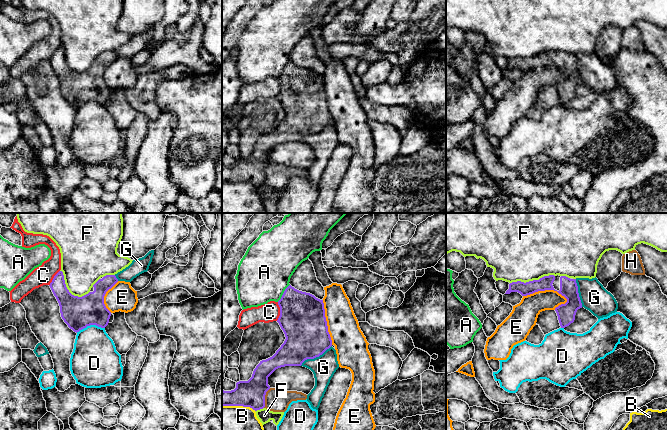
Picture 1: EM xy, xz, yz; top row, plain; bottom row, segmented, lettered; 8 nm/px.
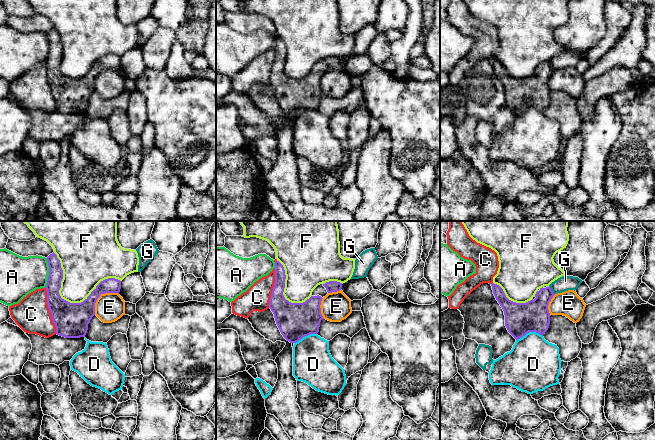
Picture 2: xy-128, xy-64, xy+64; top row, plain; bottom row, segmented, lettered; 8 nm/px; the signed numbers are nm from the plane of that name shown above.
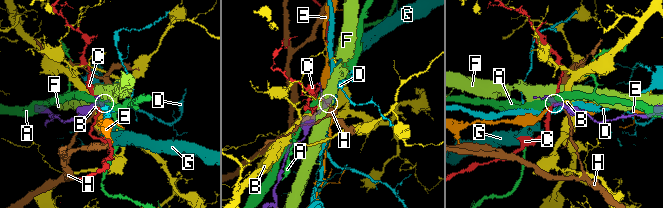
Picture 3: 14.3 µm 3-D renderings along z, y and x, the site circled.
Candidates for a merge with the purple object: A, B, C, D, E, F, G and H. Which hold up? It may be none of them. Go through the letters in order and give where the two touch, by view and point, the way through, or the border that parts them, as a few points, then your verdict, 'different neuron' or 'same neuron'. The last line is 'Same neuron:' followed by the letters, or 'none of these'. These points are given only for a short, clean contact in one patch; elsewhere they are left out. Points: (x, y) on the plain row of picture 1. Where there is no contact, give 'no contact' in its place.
A: contact xz (283, 69); different neuron
B: contact xz (239, 181); different neuron
C: contact xz (280, 87); different neuron
D: contact xy (90, 100); border xy (104, 103), (89, 101), (76, 108); different neuron
E: contact yz (546, 65); different neuron
F: contact yz (533, 56); different neuron
G: contact xz (315, 133); different neuron
H: contact xz (264, 174); border xz (270, 164), (266, 168), (265, 181), (263, 183); different neuron
Same neuron: none of these

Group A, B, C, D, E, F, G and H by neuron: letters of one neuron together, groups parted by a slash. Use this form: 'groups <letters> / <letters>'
groups A / B / C / D / E / F / G / H

